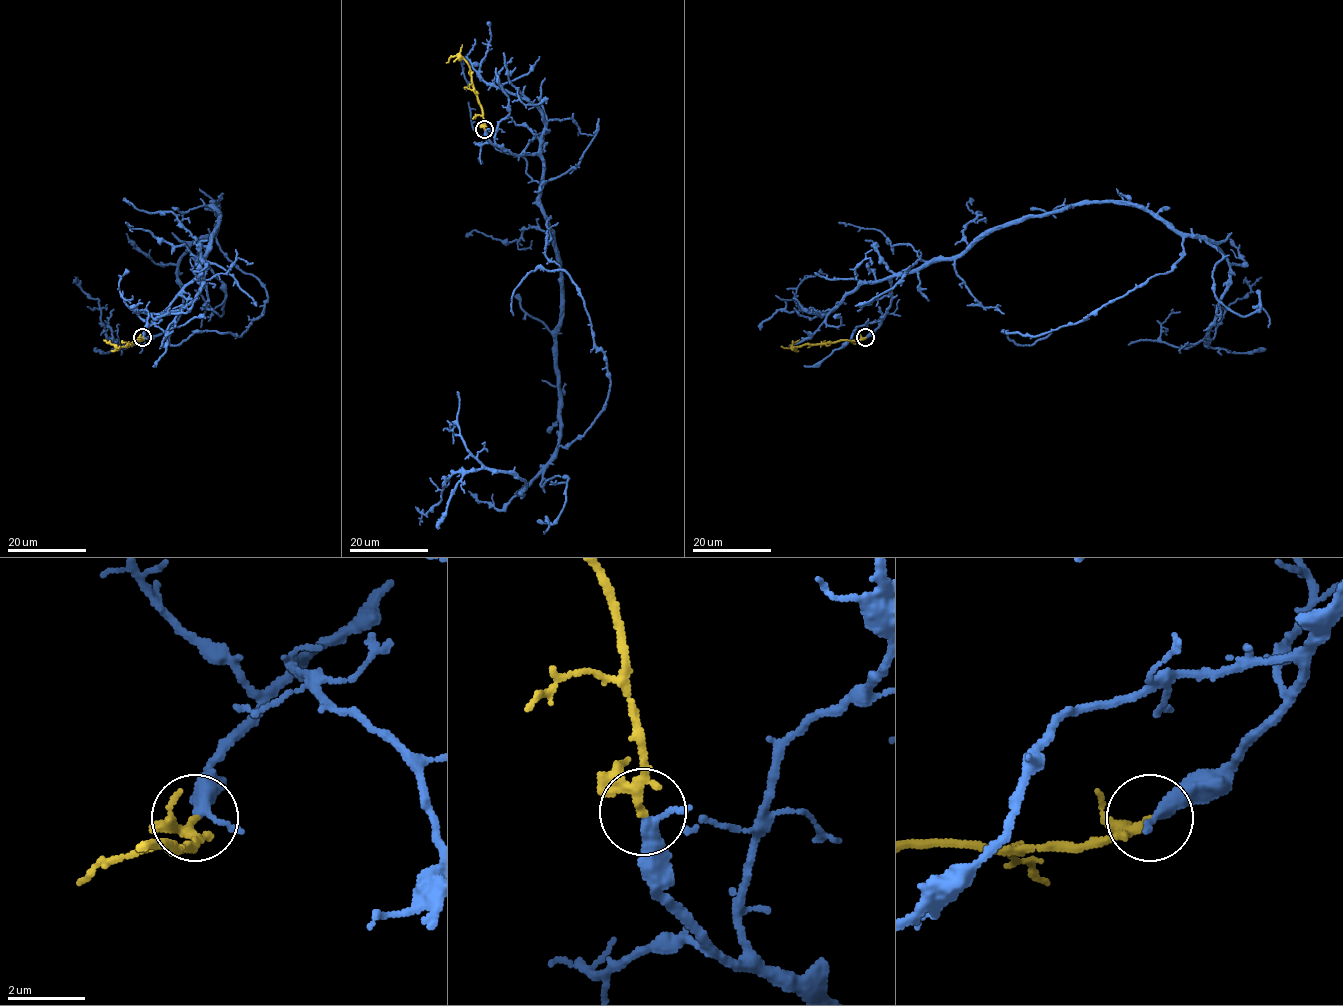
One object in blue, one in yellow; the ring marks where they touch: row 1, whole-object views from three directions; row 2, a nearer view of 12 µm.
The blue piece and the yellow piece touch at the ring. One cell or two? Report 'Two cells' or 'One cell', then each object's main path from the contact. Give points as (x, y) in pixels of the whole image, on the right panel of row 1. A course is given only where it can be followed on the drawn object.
One cell. Course of blue: (866, 337), (897, 274), (1011, 223), (1115, 202), (1182, 236), (1168, 272), (1081, 322), (1005, 331), (1052, 332). Course of yellow: (866, 337), (792, 345), (799, 339)

